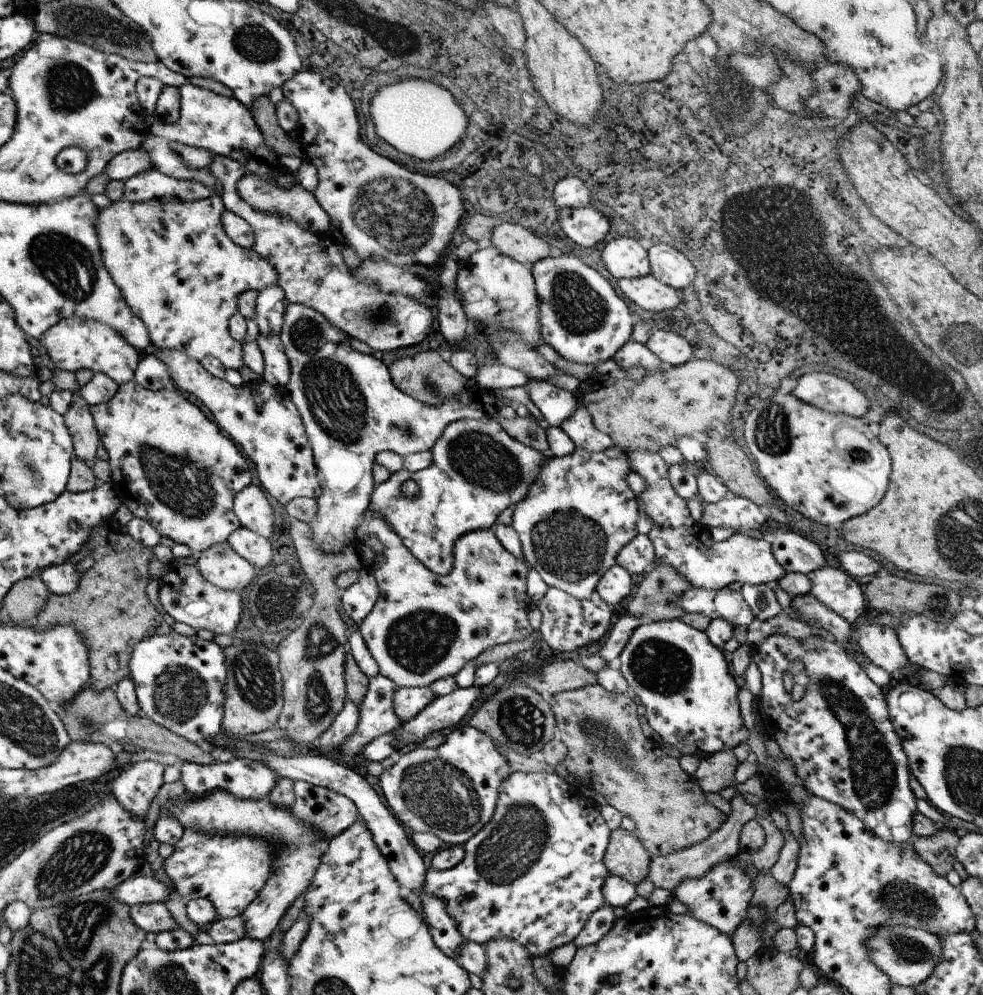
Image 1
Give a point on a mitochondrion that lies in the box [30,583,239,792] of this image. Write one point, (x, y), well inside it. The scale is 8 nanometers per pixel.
(179, 693)

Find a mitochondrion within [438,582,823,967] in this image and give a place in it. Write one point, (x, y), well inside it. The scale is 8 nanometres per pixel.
(516, 844)

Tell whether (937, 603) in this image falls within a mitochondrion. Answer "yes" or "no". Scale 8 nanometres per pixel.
yes

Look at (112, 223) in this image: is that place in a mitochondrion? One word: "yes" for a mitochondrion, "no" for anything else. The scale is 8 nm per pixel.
yes

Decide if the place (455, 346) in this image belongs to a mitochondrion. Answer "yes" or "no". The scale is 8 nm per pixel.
no

